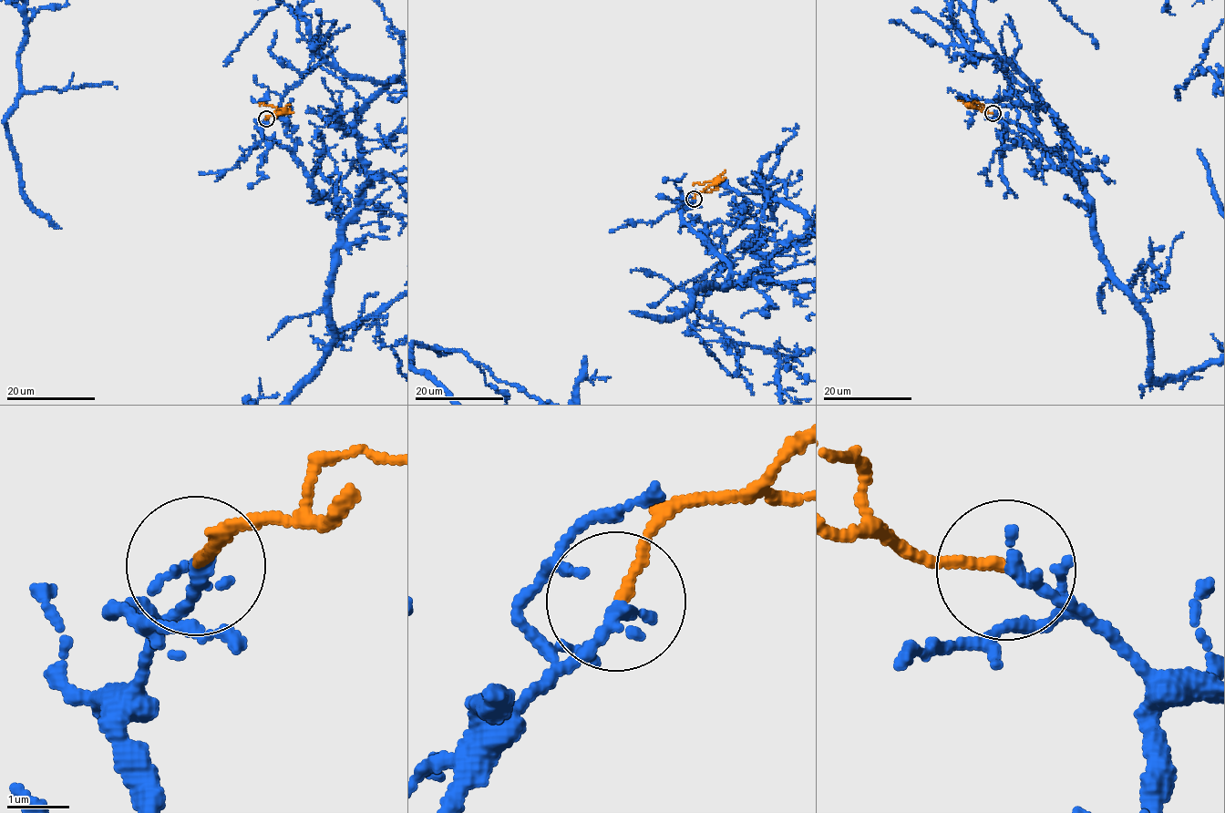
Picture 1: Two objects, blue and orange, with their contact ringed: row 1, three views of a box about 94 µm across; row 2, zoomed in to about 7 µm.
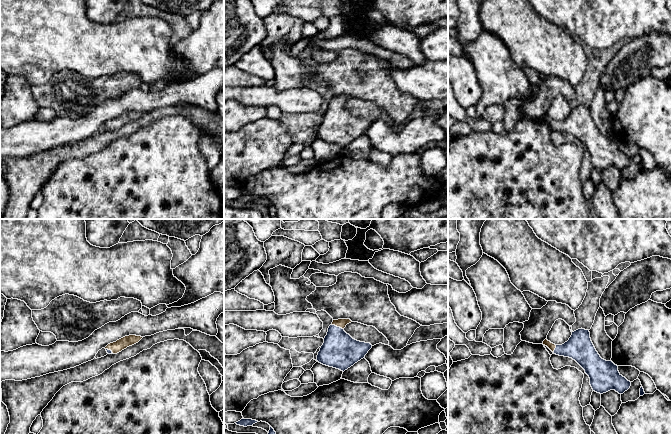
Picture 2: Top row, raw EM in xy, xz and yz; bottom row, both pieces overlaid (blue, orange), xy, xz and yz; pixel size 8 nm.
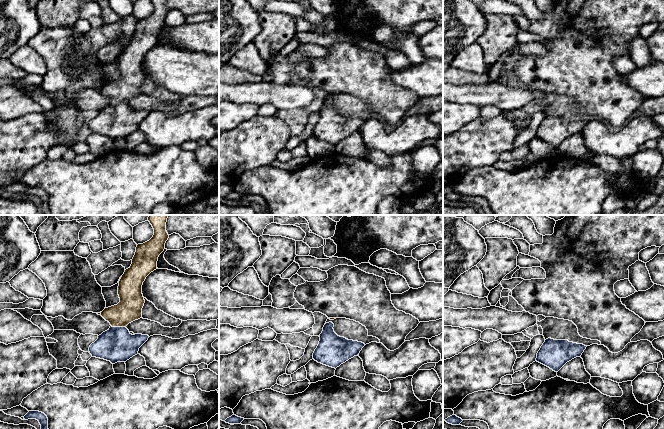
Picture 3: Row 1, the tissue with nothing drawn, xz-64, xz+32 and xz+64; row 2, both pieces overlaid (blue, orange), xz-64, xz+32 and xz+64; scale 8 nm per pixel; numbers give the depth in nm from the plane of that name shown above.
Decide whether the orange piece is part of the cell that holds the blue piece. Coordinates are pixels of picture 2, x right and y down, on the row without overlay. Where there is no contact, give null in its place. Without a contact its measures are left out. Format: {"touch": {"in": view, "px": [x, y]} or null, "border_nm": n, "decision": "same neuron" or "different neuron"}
{"touch": {"in": "xz", "px": [337, 103]}, "border_nm": 110, "decision": "same neuron"}

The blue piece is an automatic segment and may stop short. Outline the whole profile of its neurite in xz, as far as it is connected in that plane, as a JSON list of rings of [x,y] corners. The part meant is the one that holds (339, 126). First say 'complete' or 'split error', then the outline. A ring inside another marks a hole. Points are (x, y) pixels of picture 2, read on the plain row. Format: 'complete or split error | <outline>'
split error | [[[350,95],[333,96],[317,131],[319,139],[344,148],[365,134],[372,121],[357,117],[344,107],[351,98]]]

